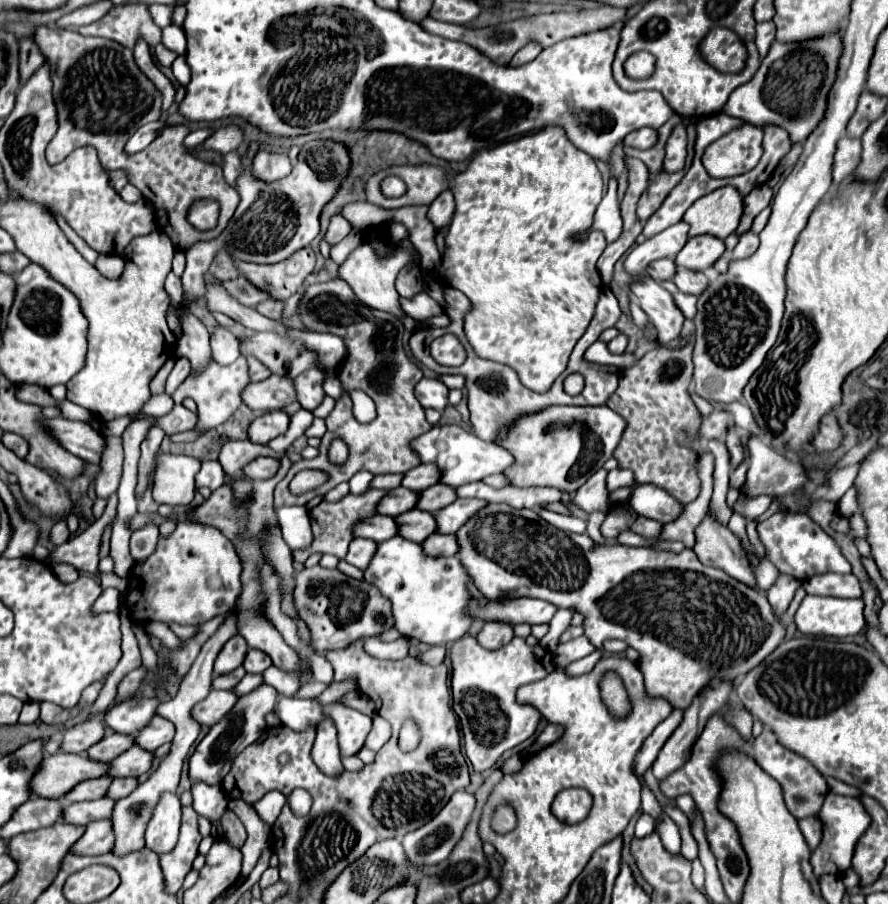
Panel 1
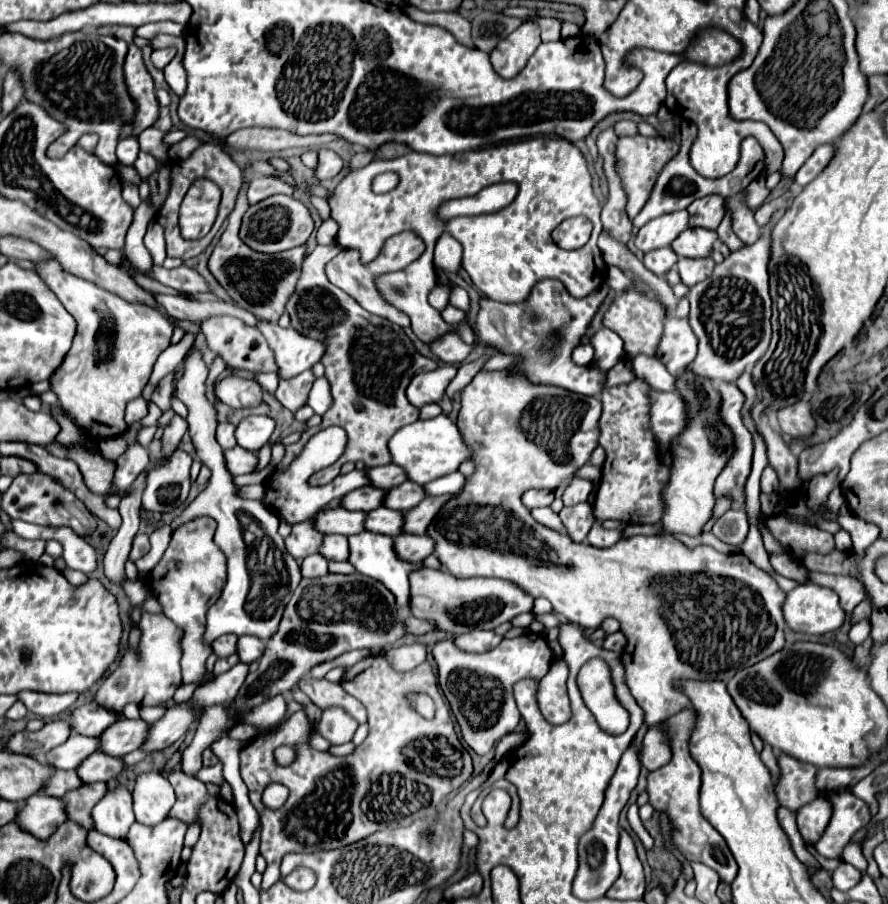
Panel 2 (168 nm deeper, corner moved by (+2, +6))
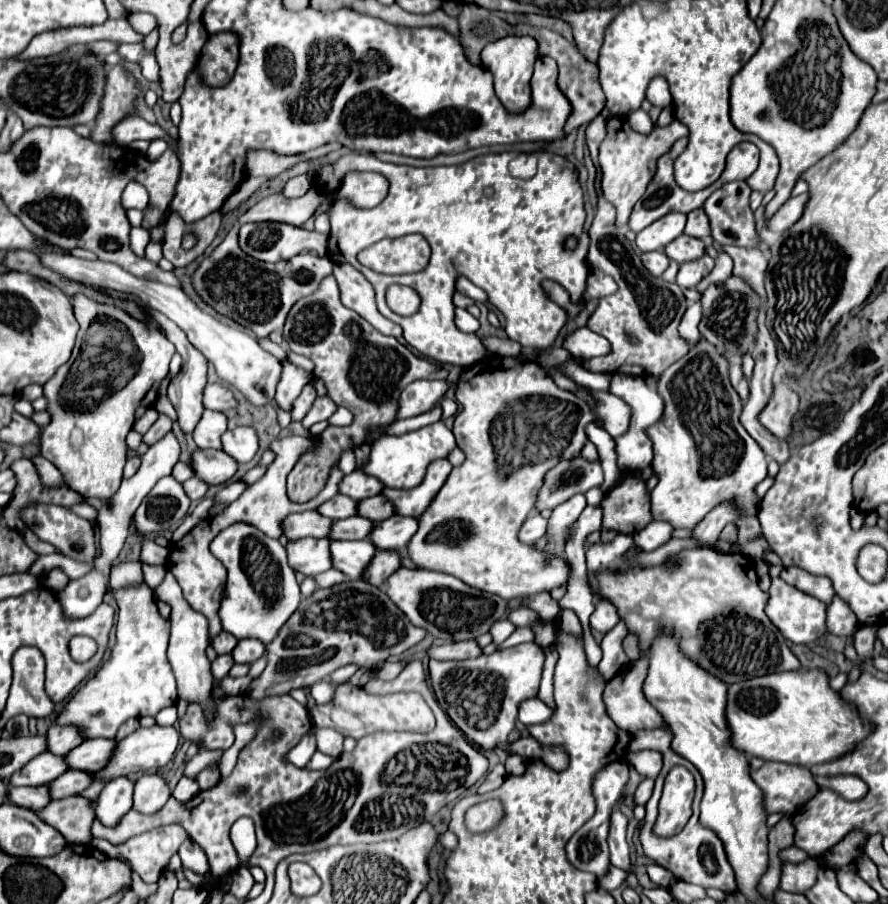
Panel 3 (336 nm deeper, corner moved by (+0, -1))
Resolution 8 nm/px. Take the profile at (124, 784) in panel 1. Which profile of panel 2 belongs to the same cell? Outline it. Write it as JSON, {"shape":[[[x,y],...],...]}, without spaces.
{"shape":[[[96,782],[96,784],[84,784],[78,790],[72,790],[64,796],[66,800],[66,812],[68,818],[82,824],[86,830],[92,830],[92,818],[90,818],[90,810],[94,808],[96,802],[100,802],[100,798],[108,792],[108,784],[106,782]]]}

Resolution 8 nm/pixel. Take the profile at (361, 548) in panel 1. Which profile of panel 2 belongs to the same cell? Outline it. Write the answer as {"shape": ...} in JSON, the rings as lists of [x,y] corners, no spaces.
{"shape":[[[328,534],[324,538],[320,554],[324,554],[328,560],[348,560],[348,538],[340,534]]]}

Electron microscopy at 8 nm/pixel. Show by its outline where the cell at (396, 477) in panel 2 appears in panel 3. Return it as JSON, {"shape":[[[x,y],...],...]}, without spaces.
{"shape":[[[352,471],[350,475],[344,475],[344,479],[338,485],[338,493],[354,499],[354,501],[362,501],[366,497],[374,497],[382,491],[384,485],[378,483],[378,479],[368,477],[364,473]]]}

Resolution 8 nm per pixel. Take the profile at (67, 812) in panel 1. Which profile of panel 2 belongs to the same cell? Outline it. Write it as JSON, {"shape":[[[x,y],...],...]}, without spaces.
{"shape":[[[34,794],[28,800],[24,800],[22,810],[16,818],[20,828],[26,832],[32,832],[36,838],[48,838],[56,832],[56,828],[66,822],[66,810],[64,800],[52,798],[48,794]]]}

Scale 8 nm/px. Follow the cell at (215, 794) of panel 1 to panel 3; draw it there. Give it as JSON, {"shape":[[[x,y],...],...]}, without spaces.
{"shape":[[[168,571],[164,583],[154,591],[156,599],[170,603],[172,607],[172,615],[170,615],[170,623],[172,623],[172,631],[170,631],[170,647],[168,647],[168,661],[172,665],[172,671],[176,675],[178,681],[178,697],[186,699],[190,703],[202,703],[206,709],[212,709],[210,703],[210,695],[212,695],[212,683],[214,677],[210,673],[210,661],[206,657],[206,647],[210,645],[208,639],[208,619],[190,609],[190,605],[186,603],[186,599],[182,597],[180,585],[176,581],[176,577]]]}

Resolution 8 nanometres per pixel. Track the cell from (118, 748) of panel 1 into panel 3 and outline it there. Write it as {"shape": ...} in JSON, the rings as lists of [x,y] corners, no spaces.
{"shape":[[[40,753],[32,761],[28,761],[14,777],[10,777],[10,785],[14,787],[34,787],[34,785],[48,785],[56,777],[66,771],[64,757],[52,753]]]}

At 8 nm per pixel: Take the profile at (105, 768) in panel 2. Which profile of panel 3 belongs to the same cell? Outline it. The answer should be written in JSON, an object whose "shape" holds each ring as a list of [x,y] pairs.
{"shape":[[[68,769],[66,773],[62,773],[62,777],[56,777],[56,781],[50,783],[50,799],[56,801],[56,799],[64,799],[64,797],[78,795],[90,783],[92,783],[90,773],[82,773],[82,771],[76,771],[76,769]]]}

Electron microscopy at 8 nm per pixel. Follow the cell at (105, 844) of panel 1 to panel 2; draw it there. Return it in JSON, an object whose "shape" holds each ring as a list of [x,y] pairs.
{"shape":[[[126,788],[110,790],[92,810],[92,822],[98,832],[112,838],[126,838],[134,824],[132,796]]]}

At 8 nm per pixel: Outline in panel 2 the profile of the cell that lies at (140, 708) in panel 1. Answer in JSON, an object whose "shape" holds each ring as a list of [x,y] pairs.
{"shape":[[[96,702],[84,704],[72,712],[72,728],[84,736],[100,736],[112,722],[118,722],[122,714],[104,710],[104,706],[96,706]]]}

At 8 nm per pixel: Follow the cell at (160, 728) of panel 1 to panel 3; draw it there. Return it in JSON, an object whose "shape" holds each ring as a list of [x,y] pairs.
{"shape":[[[90,739],[82,741],[82,745],[74,747],[70,753],[66,753],[66,765],[68,769],[78,769],[86,773],[94,773],[102,769],[112,755],[116,741],[110,739]]]}

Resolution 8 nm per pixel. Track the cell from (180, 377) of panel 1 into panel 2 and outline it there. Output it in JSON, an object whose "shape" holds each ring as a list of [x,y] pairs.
{"shape":[[[176,372],[168,374],[168,378],[164,378],[164,382],[160,382],[160,386],[156,386],[156,390],[150,398],[162,412],[166,412],[170,408],[170,398],[172,398],[172,390],[174,390],[174,376],[176,376]]]}

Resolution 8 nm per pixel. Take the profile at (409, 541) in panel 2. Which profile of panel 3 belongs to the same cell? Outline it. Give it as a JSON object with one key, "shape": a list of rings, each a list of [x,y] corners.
{"shape":[[[378,551],[374,555],[374,561],[370,561],[370,565],[366,567],[366,573],[362,575],[364,581],[382,587],[386,583],[386,579],[400,567],[400,557],[394,551]]]}

